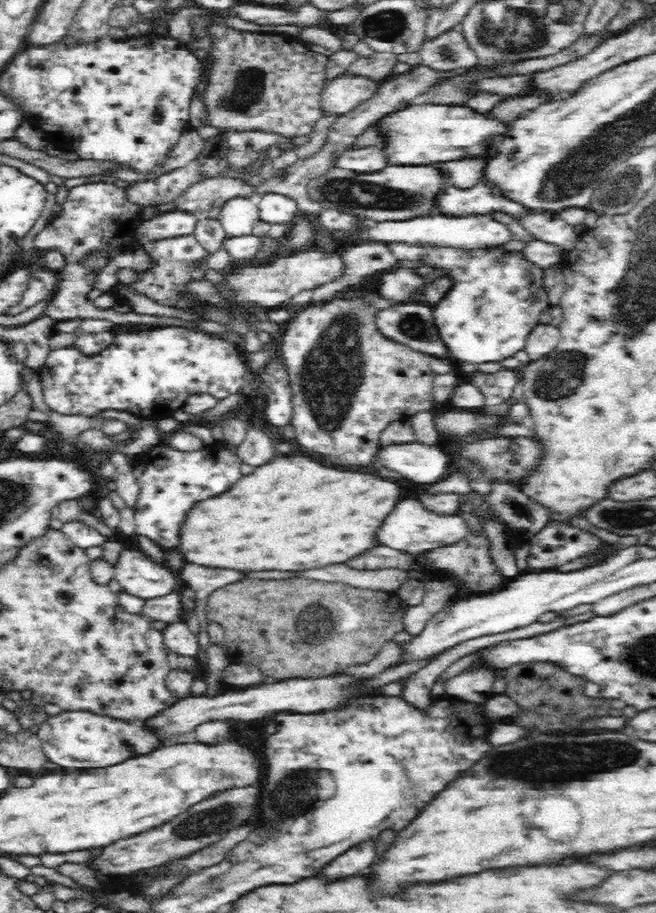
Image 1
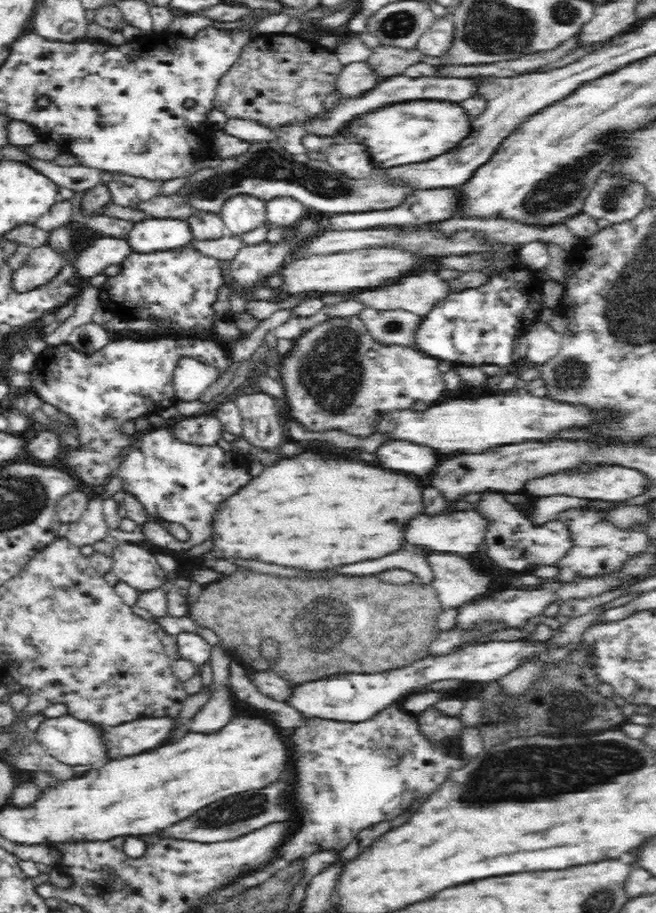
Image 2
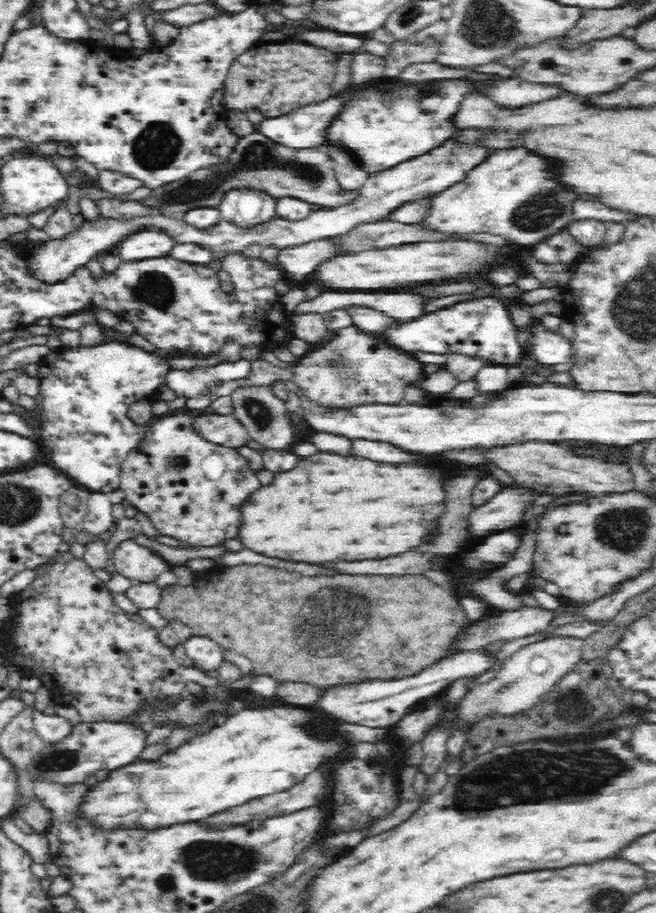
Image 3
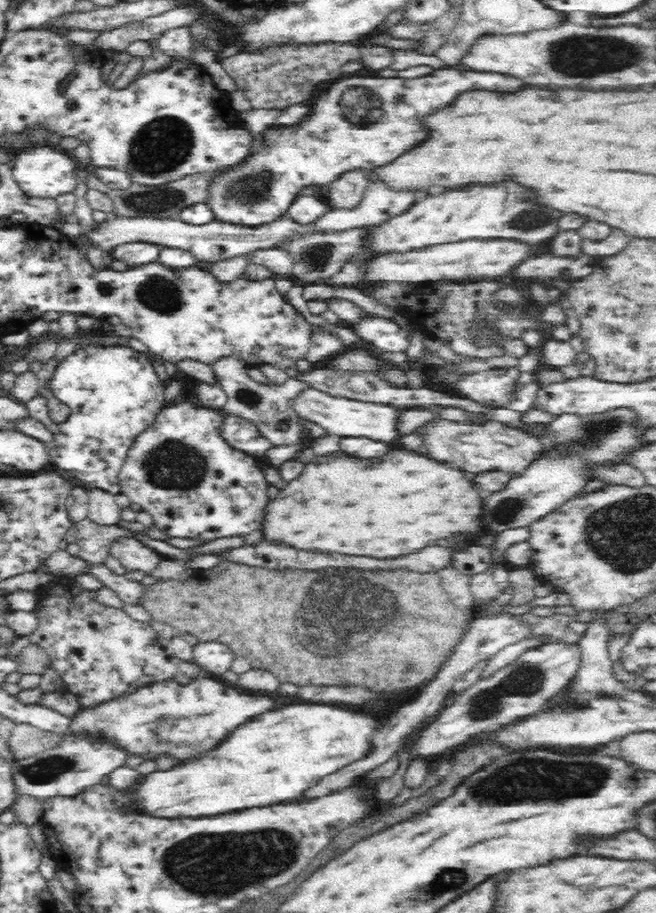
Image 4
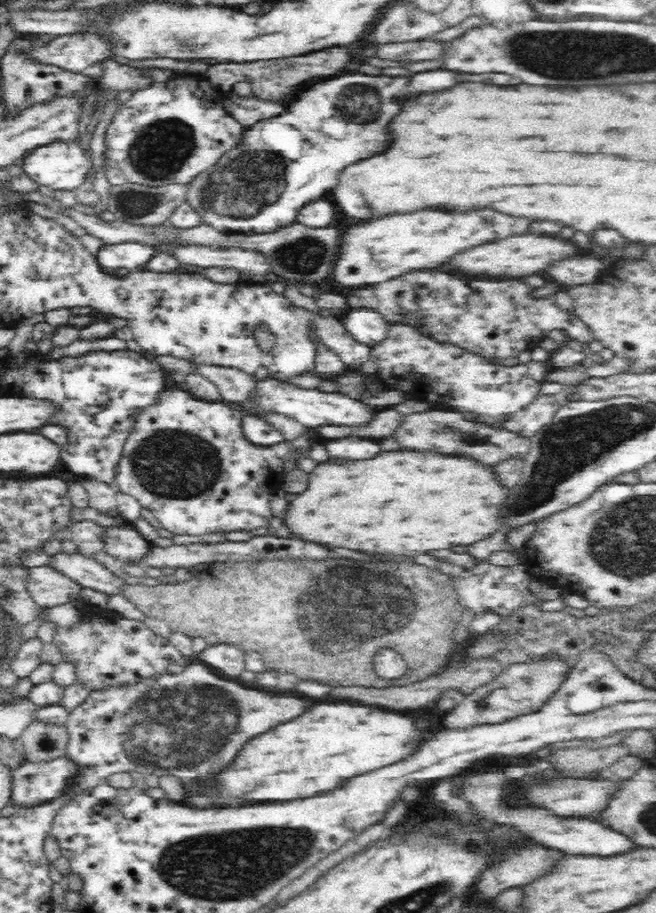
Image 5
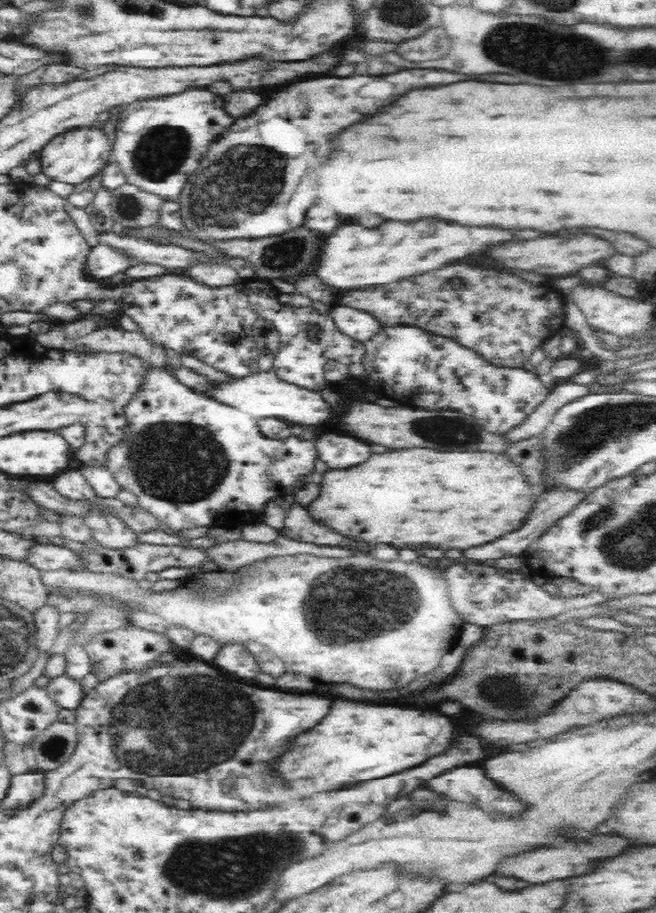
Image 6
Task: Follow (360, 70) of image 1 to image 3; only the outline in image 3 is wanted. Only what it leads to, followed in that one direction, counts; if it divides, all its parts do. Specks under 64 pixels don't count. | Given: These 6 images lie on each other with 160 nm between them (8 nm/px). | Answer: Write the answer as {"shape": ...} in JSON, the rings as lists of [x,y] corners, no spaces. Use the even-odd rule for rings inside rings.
{"shape":[[[428,37],[420,43],[411,43],[407,39],[398,40],[390,44],[392,56],[384,56],[386,68],[384,78],[398,78],[409,64],[419,62],[435,62],[441,46],[441,39]]]}

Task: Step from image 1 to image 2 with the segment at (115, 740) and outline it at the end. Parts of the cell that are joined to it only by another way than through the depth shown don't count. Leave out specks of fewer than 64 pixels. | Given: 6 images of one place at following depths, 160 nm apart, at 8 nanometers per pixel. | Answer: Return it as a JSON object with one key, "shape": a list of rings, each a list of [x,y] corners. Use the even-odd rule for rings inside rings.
{"shape":[[[71,715],[57,718],[45,718],[36,730],[35,740],[49,755],[58,759],[64,764],[76,766],[81,765],[101,765],[100,760],[107,760],[106,749],[102,745],[100,727],[82,722]]]}

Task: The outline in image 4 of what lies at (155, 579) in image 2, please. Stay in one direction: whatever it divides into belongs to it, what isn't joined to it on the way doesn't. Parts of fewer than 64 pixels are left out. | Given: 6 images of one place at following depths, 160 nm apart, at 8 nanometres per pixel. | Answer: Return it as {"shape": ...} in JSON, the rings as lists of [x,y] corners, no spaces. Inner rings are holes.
{"shape":[[[134,536],[118,537],[110,545],[109,554],[119,560],[127,571],[139,570],[144,574],[150,574],[162,560],[161,554],[145,546]]]}

